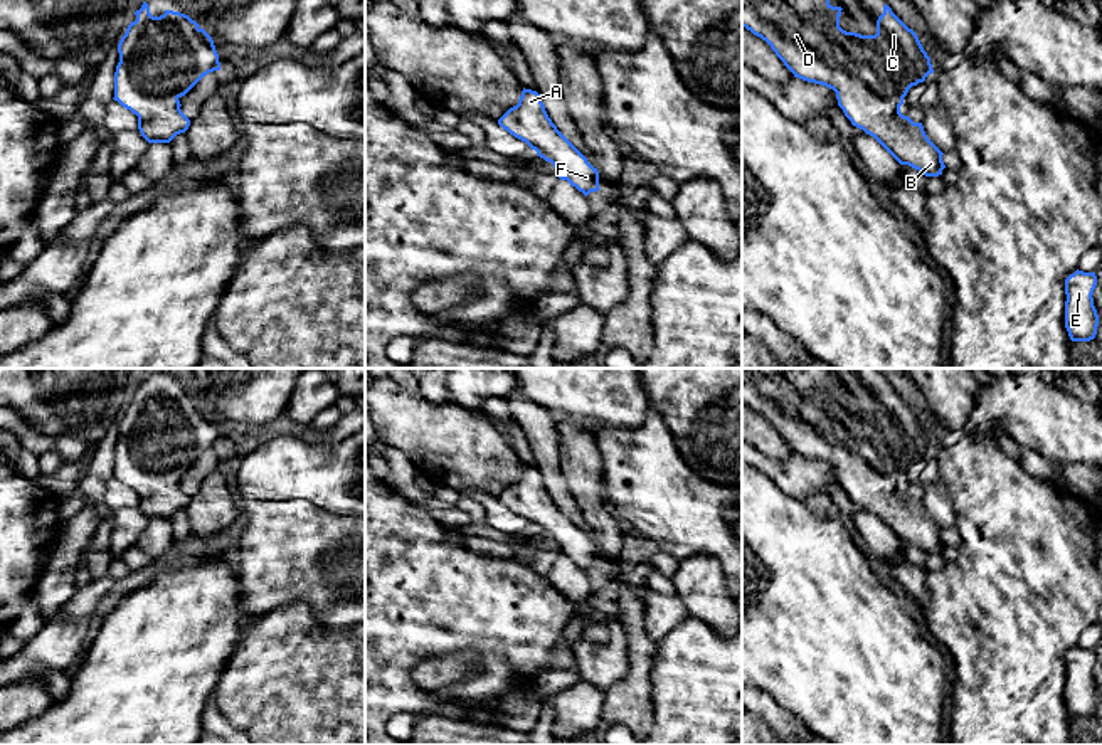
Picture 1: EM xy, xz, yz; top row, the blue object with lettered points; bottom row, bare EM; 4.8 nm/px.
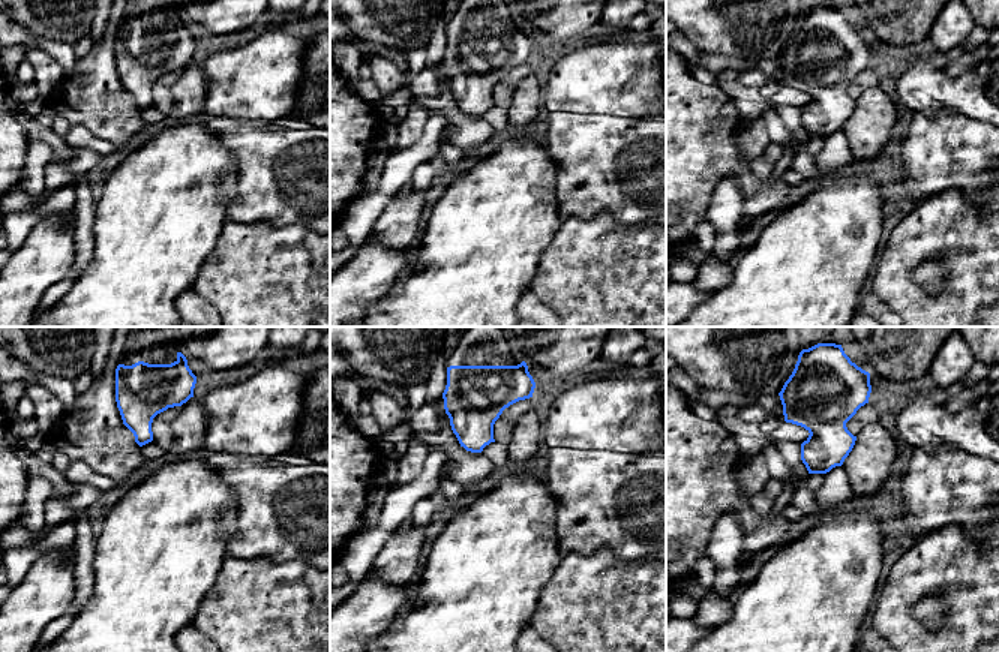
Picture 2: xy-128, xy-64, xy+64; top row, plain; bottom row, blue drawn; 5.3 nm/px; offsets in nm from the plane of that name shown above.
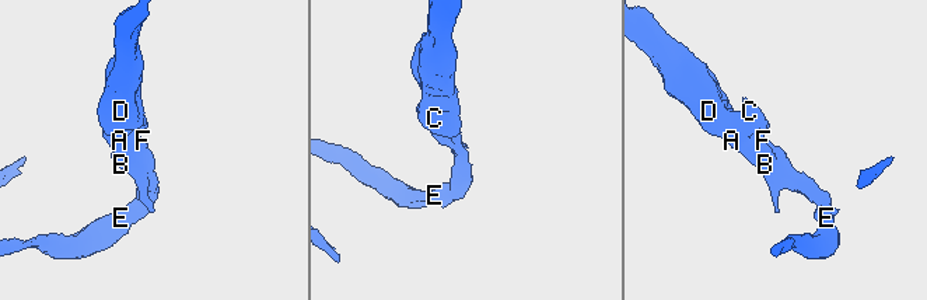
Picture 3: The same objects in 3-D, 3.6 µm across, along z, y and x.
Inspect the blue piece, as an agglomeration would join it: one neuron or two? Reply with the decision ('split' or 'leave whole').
leave whole

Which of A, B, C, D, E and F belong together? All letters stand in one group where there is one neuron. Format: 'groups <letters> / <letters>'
groups A B C D E F

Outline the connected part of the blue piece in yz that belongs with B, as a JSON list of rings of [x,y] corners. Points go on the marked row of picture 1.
[[[742,0],[742,27],[766,40],[794,77],[833,89],[851,124],[873,136],[900,165],[925,177],[942,175],[944,153],[927,138],[922,123],[900,113],[909,89],[934,72],[917,34],[887,3],[875,35],[843,30],[841,10],[829,0]]]

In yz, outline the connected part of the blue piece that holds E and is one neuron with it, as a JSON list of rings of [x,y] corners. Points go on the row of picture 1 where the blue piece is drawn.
[[[1075,271],[1065,279],[1065,328],[1072,341],[1090,341],[1097,335],[1099,314],[1094,306],[1095,272]]]

